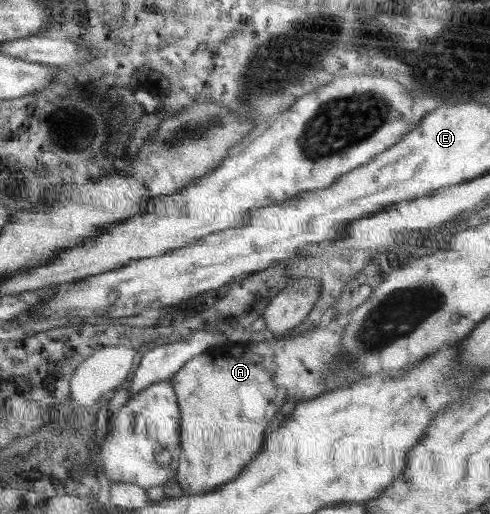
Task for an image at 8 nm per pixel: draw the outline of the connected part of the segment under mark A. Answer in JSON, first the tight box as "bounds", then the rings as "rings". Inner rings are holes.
{"bounds":[169,313,351,495],"rings":[[[341,313],[339,317],[335,317],[327,327],[323,329],[313,329],[313,333],[305,333],[297,339],[287,339],[283,340],[279,337],[274,337],[273,340],[268,339],[264,342],[249,342],[249,346],[239,346],[238,343],[229,344],[226,347],[226,350],[223,350],[223,347],[217,349],[212,349],[210,351],[204,352],[201,355],[192,357],[183,364],[183,367],[172,377],[169,381],[175,390],[178,406],[181,414],[181,423],[180,423],[180,432],[181,438],[180,443],[182,446],[180,452],[180,460],[178,461],[178,472],[176,473],[177,483],[181,487],[184,494],[193,495],[193,494],[204,494],[207,492],[212,492],[213,490],[219,489],[221,486],[225,486],[226,483],[233,481],[243,470],[244,467],[261,451],[262,445],[265,439],[265,435],[269,430],[269,423],[271,420],[275,419],[275,414],[279,411],[282,411],[284,405],[286,404],[286,399],[289,397],[294,397],[293,401],[305,401],[312,400],[321,394],[329,393],[333,391],[332,387],[336,386],[334,383],[324,383],[325,375],[335,374],[336,381],[340,380],[340,375],[347,372],[351,373],[350,369],[350,360],[346,359],[346,355],[342,355],[342,349],[340,349],[340,341],[342,340],[342,333],[344,332],[345,321],[347,320],[347,315]]]}

